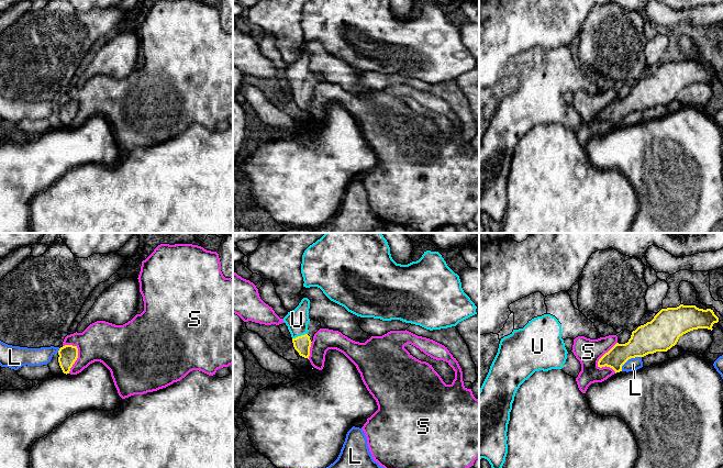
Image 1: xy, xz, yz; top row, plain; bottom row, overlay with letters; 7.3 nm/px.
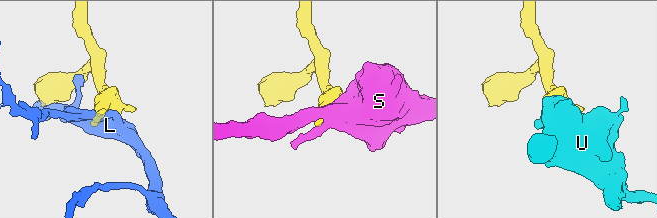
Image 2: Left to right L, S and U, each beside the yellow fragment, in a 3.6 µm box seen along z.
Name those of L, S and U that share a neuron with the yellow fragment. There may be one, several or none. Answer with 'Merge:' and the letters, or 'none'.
Merge: U

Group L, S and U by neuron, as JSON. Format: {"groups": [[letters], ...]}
{"groups": [["L"], ["S"], ["U"]]}

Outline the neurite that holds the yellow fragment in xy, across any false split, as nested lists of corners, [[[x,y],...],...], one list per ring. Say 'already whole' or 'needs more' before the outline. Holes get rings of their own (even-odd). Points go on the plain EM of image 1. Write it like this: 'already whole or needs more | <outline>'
already whole | [[[65,99],[58,104],[58,116],[64,127],[69,127],[70,122],[78,112],[78,102],[73,99]]]

